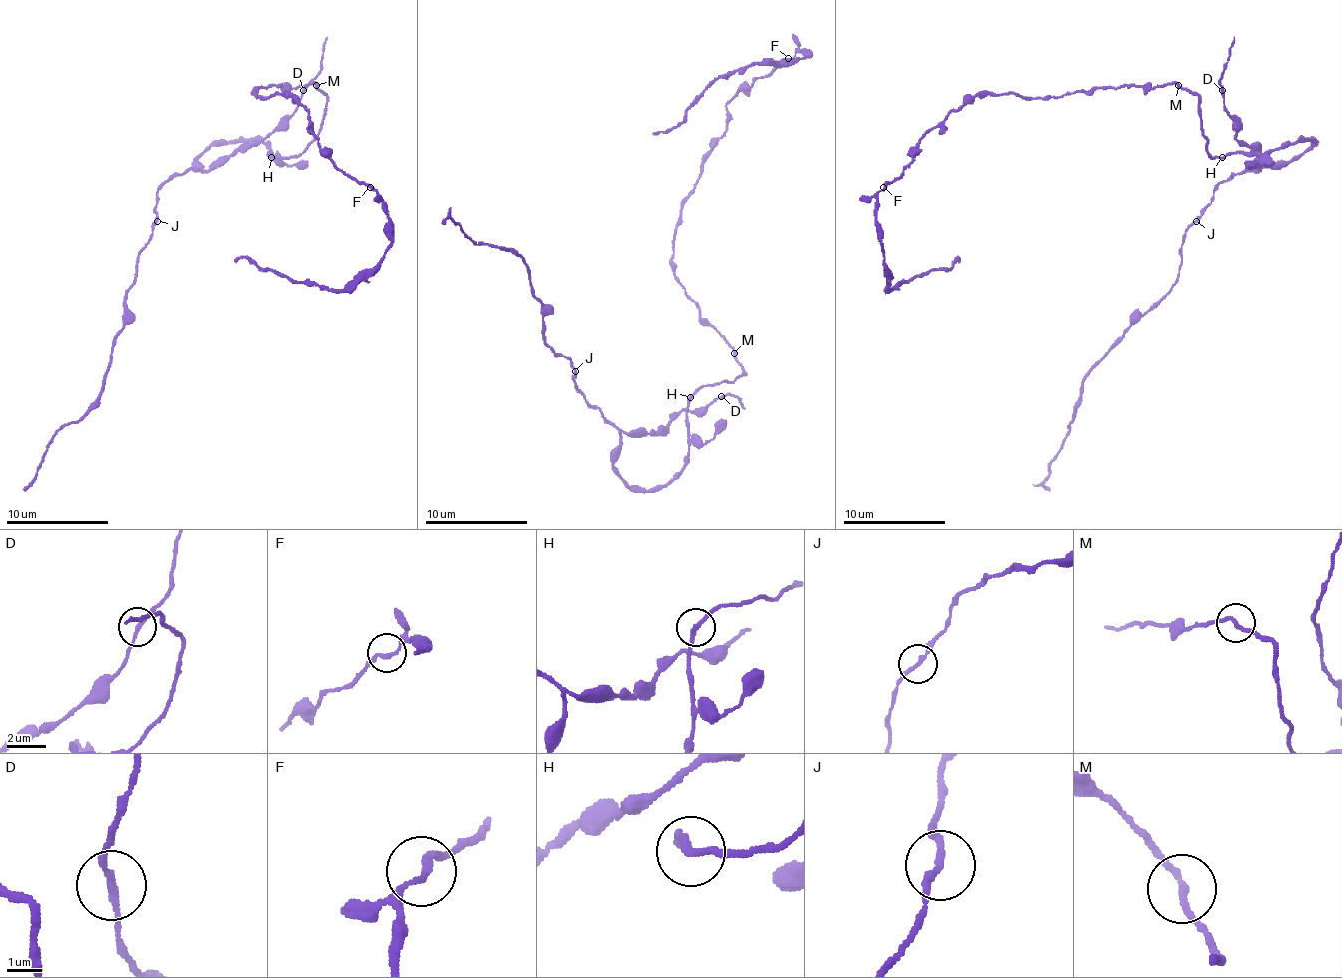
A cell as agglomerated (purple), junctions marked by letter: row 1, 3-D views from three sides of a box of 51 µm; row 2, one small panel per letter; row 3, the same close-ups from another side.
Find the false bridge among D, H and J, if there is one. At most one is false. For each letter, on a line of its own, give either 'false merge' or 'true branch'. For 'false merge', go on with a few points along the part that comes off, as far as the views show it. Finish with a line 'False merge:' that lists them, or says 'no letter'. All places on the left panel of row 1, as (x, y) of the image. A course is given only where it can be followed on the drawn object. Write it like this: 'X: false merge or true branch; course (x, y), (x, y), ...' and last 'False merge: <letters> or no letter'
D: true branch
H: true branch
J: true branch
False merge: no letter

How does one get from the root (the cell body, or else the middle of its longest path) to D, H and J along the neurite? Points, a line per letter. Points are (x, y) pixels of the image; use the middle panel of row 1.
D: (739, 376), (691, 399), (673, 478), (627, 483), (624, 432), (721, 396)
H: (739, 376), (714, 386), (701, 386), (691, 396)
J: (739, 376), (691, 399), (683, 468), (662, 486), (634, 491), (614, 465), (619, 430), (575, 389), (575, 371)

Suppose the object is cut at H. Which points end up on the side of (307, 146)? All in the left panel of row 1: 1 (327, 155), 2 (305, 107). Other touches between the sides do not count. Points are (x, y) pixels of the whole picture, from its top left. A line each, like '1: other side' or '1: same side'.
1: same side
2: same side

